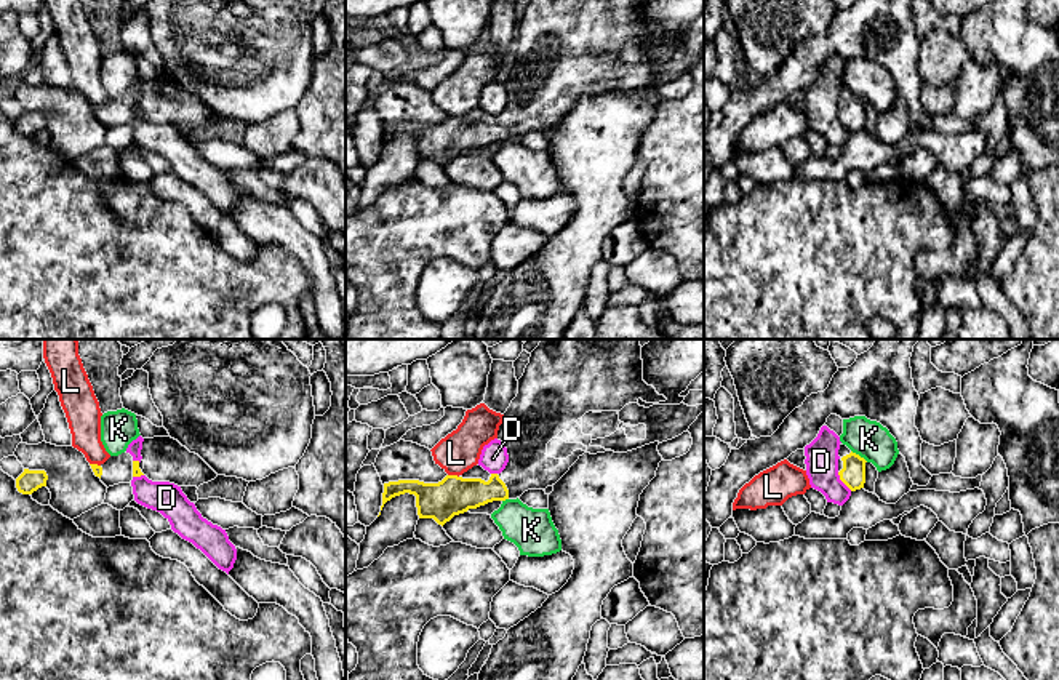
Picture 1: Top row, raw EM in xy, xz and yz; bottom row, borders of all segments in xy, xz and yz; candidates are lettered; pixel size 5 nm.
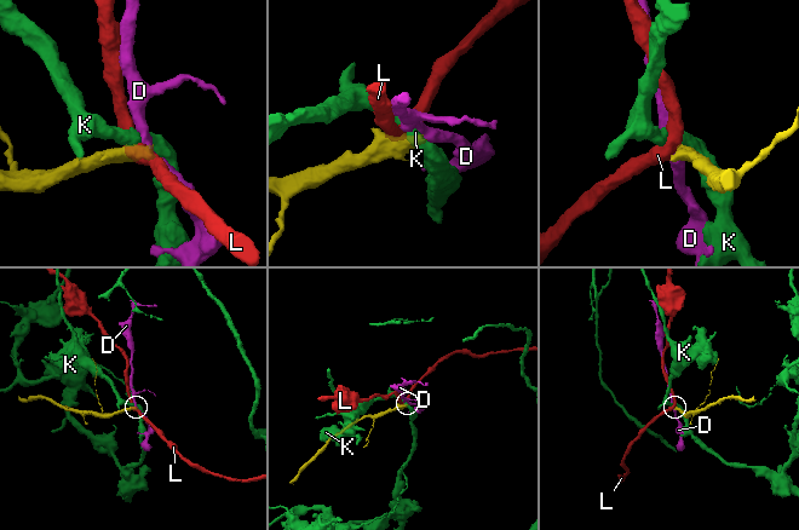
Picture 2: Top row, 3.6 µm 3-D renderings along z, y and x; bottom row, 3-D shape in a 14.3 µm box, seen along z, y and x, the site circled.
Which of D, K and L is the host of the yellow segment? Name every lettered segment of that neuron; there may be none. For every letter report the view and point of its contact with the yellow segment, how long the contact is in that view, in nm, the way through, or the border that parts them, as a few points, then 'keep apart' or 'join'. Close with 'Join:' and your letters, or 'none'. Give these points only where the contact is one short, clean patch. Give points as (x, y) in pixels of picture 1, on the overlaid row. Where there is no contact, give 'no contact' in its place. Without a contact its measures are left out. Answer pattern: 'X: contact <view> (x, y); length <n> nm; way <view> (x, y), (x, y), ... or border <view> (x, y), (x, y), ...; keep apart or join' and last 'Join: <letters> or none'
D: contact yz (843, 482); length 120 nm; border yz (837, 472), (851, 490); keep apart
K: contact yz (858, 455); length 110 nm; border yz (851, 450), (867, 461); keep apart
L: contact xz (453, 476); length 60 nm; border xz (448, 474), (458, 477); keep apart
Join: none

